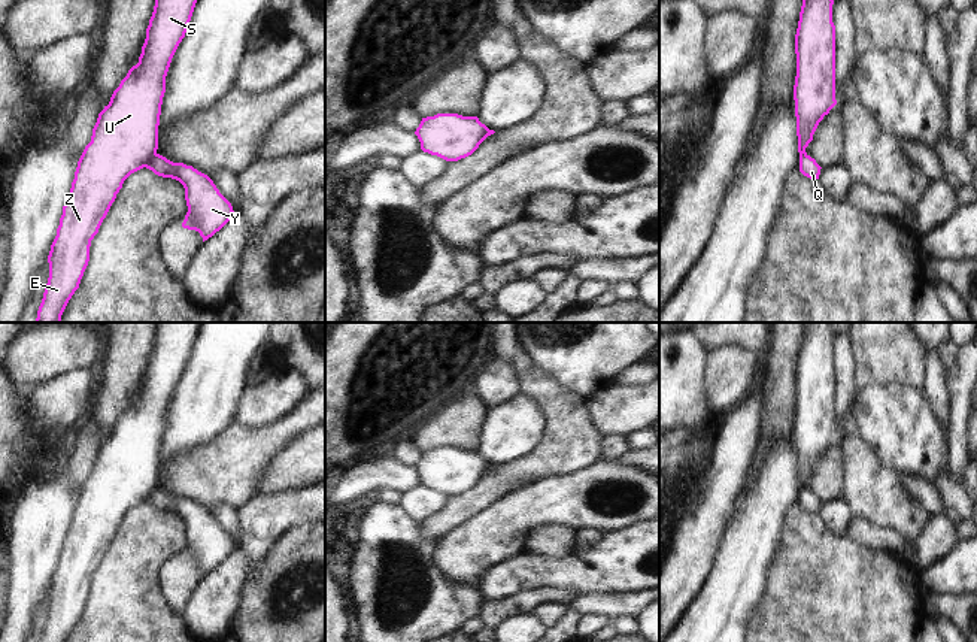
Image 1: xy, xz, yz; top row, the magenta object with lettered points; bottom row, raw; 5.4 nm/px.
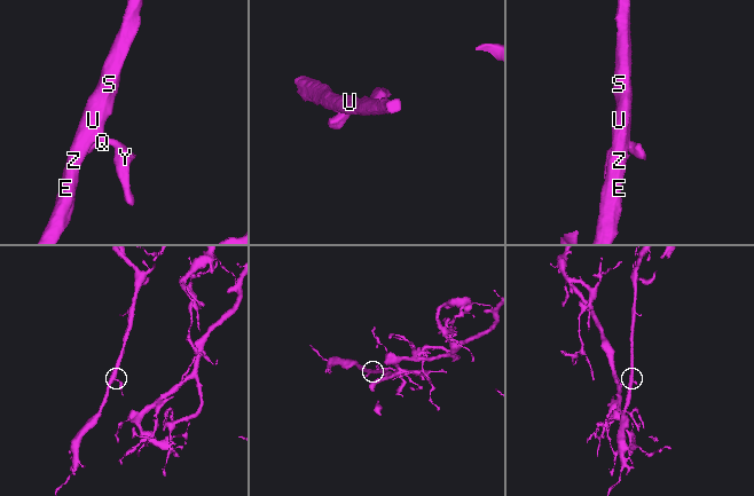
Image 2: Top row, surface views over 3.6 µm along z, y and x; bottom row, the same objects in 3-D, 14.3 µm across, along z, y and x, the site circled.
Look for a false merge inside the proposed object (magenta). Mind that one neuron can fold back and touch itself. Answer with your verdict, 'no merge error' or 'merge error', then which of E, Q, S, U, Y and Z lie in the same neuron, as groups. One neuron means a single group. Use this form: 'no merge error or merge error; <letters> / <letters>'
merge error; E S U Z / Q Y

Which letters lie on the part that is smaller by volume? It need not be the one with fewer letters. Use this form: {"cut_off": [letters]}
{"cut_off": ["Q", "Y"]}

